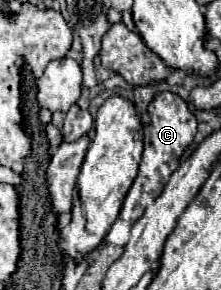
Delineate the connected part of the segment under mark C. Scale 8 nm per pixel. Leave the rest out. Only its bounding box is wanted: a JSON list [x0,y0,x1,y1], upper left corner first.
[119,92,197,224]

